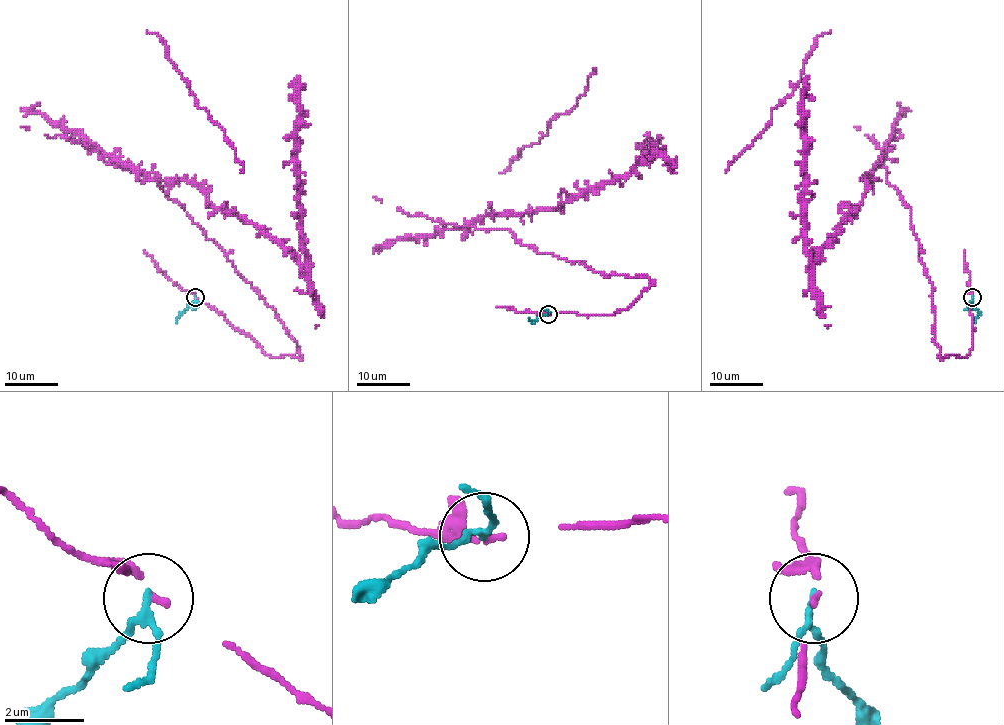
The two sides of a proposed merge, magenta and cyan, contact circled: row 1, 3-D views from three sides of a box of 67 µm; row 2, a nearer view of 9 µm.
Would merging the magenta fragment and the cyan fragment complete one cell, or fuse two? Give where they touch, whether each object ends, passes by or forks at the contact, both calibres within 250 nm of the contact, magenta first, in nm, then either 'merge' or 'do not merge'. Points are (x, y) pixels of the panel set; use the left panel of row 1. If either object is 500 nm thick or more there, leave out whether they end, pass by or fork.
at (195, 297); magenta ends there; cyan passes by; 150 nm thick on the magenta side, 140 nm on the other; do not merge

